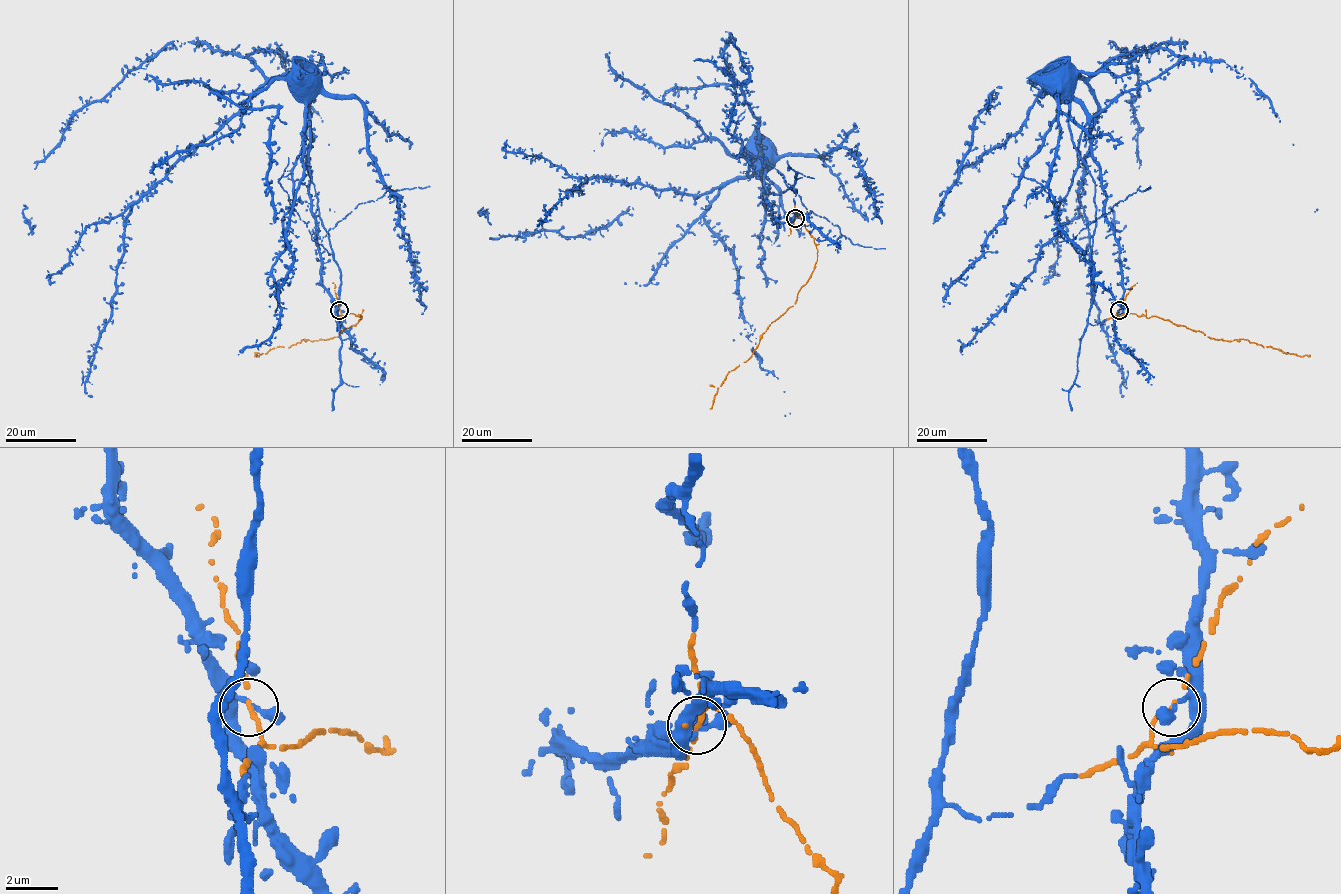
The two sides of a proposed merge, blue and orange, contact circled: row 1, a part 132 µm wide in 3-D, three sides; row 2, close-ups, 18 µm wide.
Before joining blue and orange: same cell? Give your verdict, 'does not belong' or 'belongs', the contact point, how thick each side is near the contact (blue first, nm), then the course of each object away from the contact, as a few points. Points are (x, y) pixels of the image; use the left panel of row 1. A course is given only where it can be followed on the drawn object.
belongs; at (339, 310); 200 nm thick on the blue side, 140 nm on the other; blue runs (340, 310), (321, 281), (308, 102), (298, 77), (281, 75), (132, 206), (112, 316), (84, 384), (92, 396); orange runs (340, 310), (343, 315), (352, 313), (362, 318), (337, 337), (304, 338), (255, 356)

